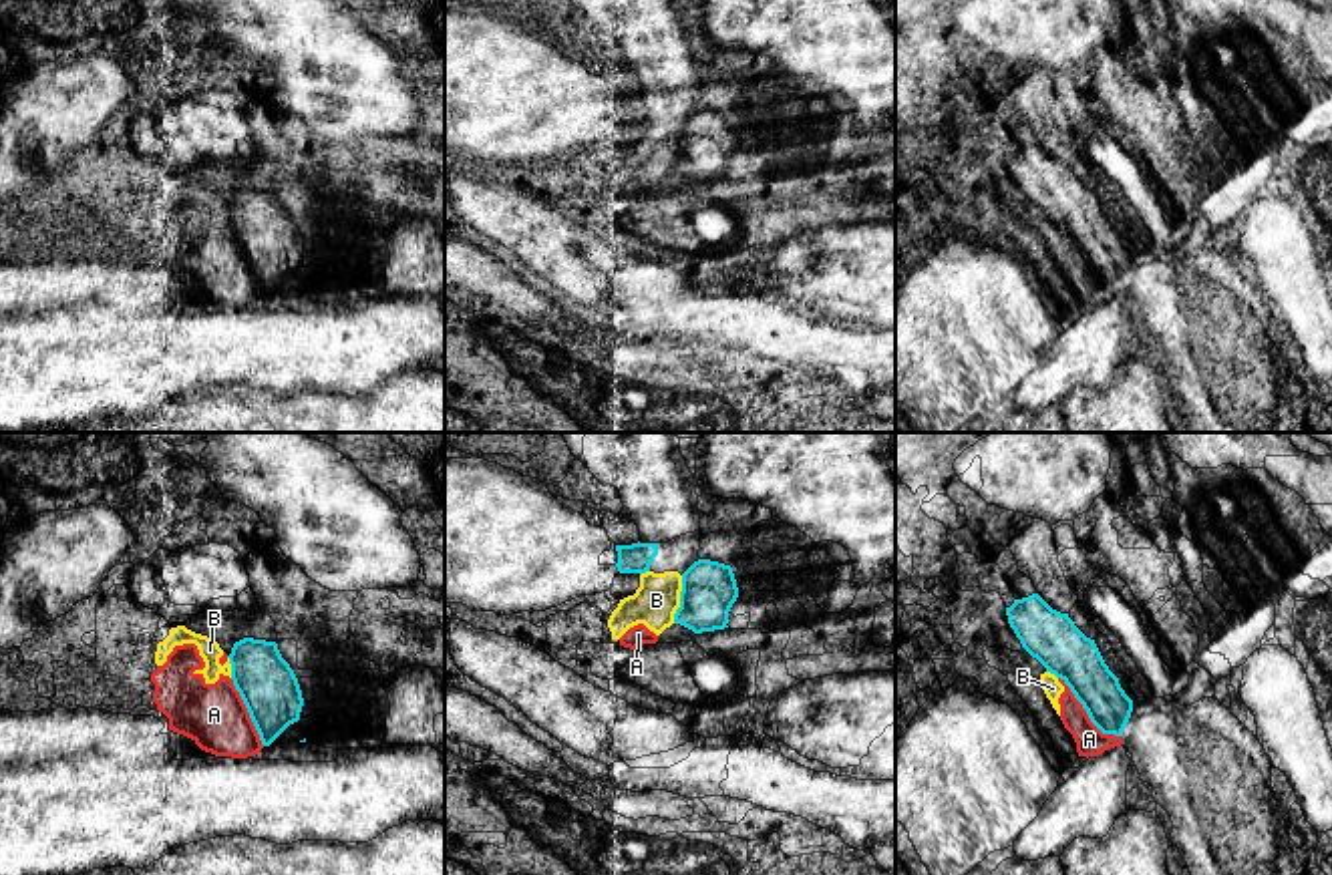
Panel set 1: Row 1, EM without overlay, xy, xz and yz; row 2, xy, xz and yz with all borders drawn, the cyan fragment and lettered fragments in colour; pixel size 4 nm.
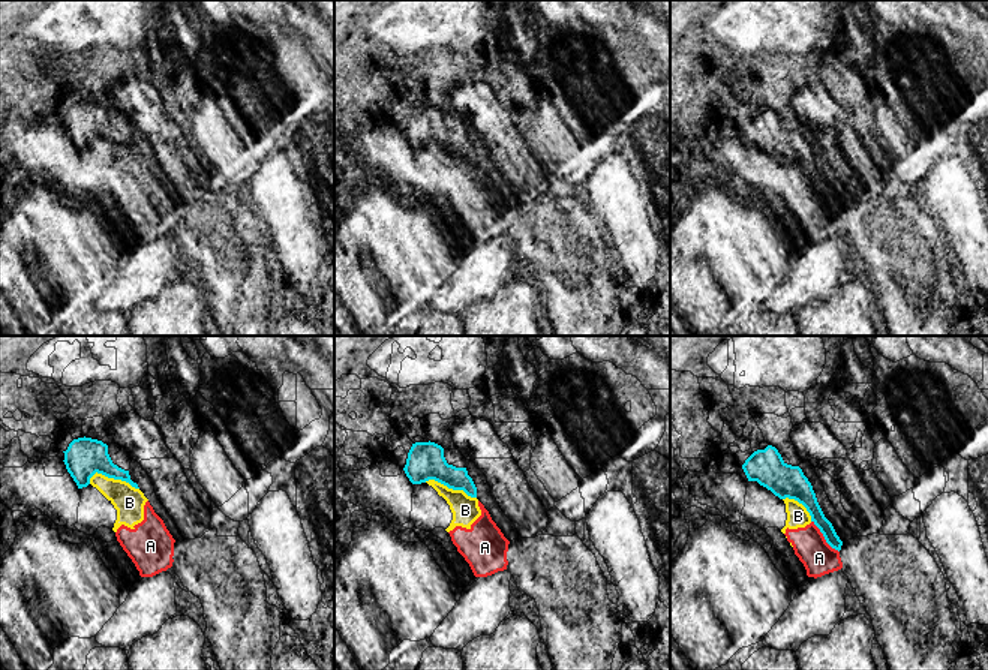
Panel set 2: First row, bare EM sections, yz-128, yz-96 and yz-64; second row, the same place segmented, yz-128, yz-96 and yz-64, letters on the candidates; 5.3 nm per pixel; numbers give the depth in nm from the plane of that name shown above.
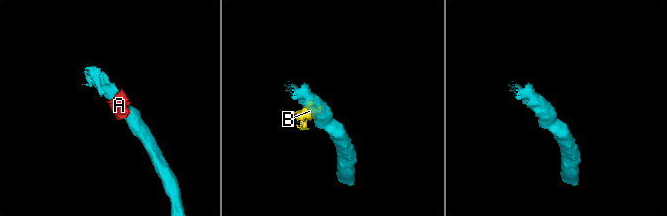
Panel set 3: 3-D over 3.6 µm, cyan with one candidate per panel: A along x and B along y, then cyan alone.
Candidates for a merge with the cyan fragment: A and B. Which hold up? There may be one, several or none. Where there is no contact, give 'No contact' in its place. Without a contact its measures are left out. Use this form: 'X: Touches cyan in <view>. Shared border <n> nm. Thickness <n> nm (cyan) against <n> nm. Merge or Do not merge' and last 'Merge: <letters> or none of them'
A: Touches cyan in yz. Shared border 360 nm. Thickness 200 nm (cyan) against 110 nm. Do not merge
B: Touches cyan in xz. Shared border 200 nm. Thickness 220 nm (cyan) against 180 nm. Do not merge
Merge: none of them

